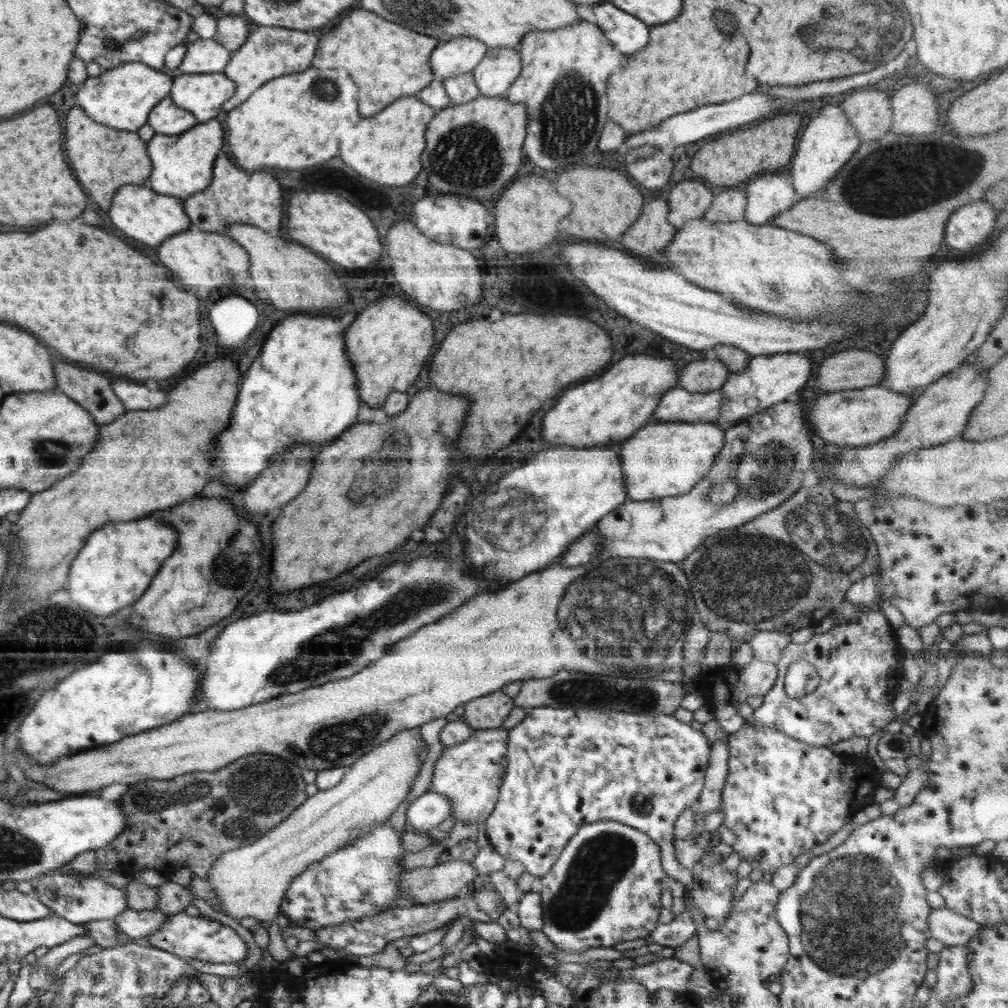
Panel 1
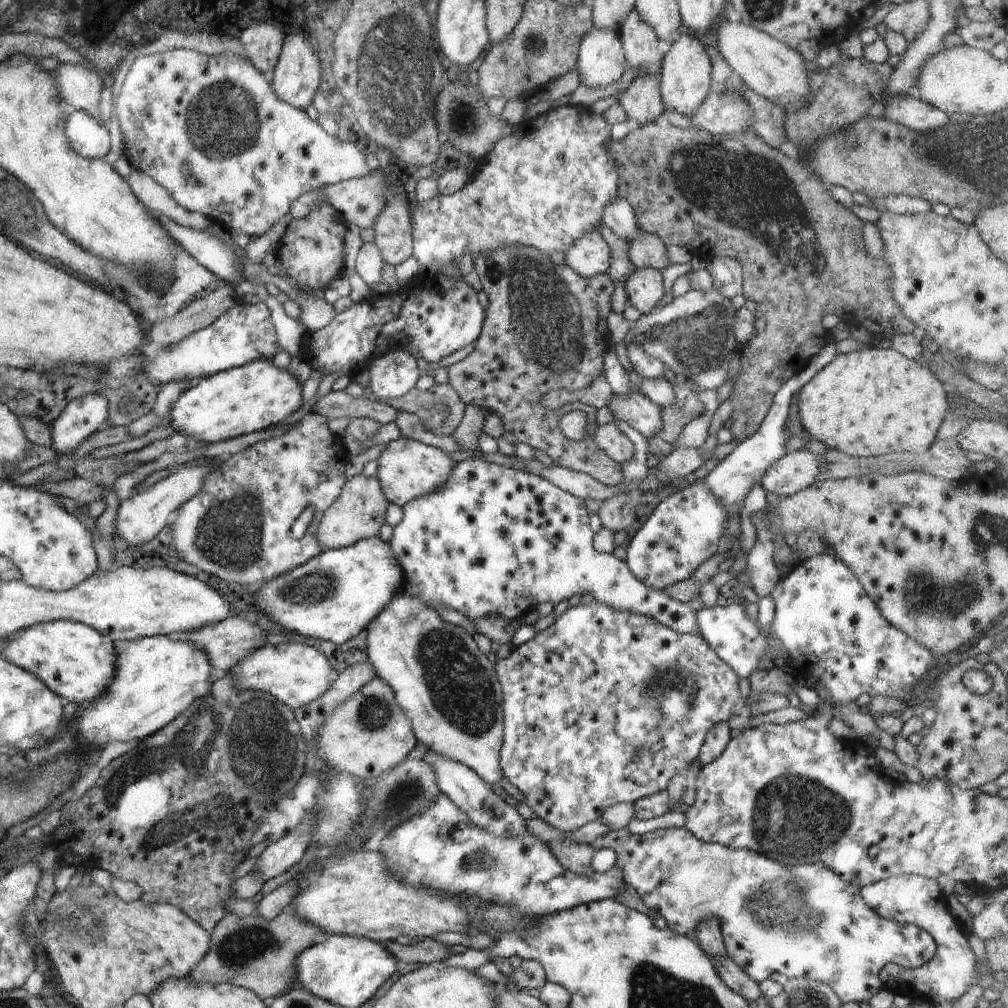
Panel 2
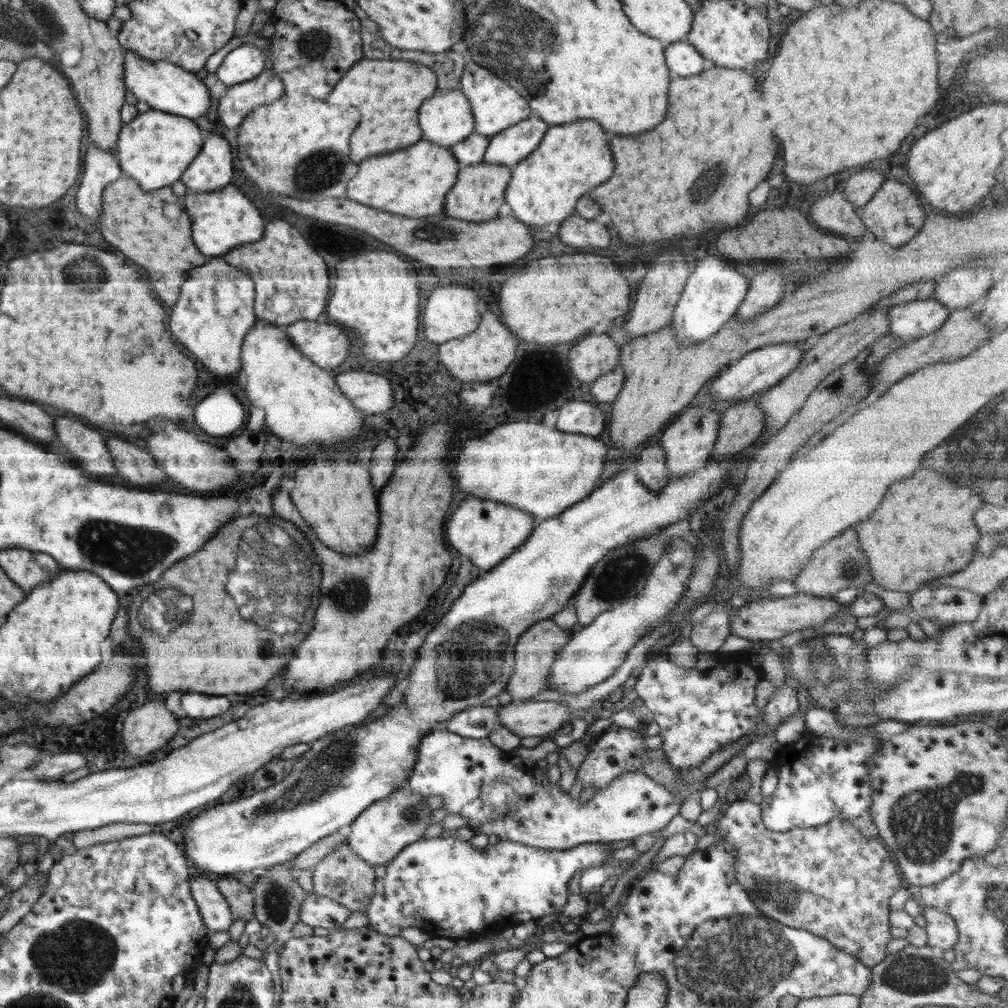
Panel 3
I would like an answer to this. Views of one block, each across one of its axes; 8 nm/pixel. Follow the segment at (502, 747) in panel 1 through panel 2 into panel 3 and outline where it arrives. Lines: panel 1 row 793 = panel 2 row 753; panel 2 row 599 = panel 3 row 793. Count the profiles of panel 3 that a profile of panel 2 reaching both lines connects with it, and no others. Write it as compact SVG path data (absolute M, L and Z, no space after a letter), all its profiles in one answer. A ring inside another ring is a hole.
M406 786L397 789L390 797L370 804L349 827L351 830L347 842L352 852L373 866L384 866L392 862L408 844L422 839L426 829L431 826L430 816L434 811L427 806L426 799L420 793L412 793Z

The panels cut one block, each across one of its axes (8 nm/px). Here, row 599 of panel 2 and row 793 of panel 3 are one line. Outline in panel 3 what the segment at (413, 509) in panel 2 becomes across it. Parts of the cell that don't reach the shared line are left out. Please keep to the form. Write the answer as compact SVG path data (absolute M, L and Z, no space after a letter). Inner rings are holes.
M444 728L430 731L418 750L416 767L410 774L407 786L411 792L422 797L440 796L441 810L447 816L458 814L466 820L467 827L475 834L496 834L501 840L520 842L524 846L542 848L542 850L566 850L582 843L614 842L615 840L635 839L641 834L661 831L679 814L678 798L662 785L655 784L645 773L639 770L626 772L612 780L607 788L597 790L586 804L561 792L557 784L548 782L548 777L533 776L531 770L515 766L509 760L509 754L502 751L488 737L474 739L460 736Z

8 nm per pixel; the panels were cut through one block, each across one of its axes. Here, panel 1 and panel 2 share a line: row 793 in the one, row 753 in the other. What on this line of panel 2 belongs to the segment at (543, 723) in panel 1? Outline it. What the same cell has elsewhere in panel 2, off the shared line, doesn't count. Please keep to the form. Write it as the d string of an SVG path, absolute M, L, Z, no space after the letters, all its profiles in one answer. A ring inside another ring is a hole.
M594 600L592 604L578 604L578 606L572 606L568 608L562 616L558 616L556 621L548 628L542 631L538 631L536 636L529 642L526 642L523 646L514 648L508 658L504 660L498 659L496 664L495 674L501 690L503 691L503 744L499 753L499 762L504 774L504 777L510 781L524 796L526 797L525 804L530 806L536 813L537 818L544 820L549 826L556 828L563 832L574 831L575 829L581 828L588 822L601 818L601 815L615 804L634 804L639 799L643 799L654 794L662 793L667 790L670 780L677 776L681 771L686 771L690 768L690 765L700 757L705 739L707 738L708 732L711 732L716 726L721 723L726 723L733 714L734 706L741 699L740 688L739 688L739 677L732 671L718 656L714 653L712 648L703 640L698 634L679 634L670 630L666 626L659 624L653 617L643 616L639 613L632 613L629 611L615 610L609 608L606 604L597 602Z

